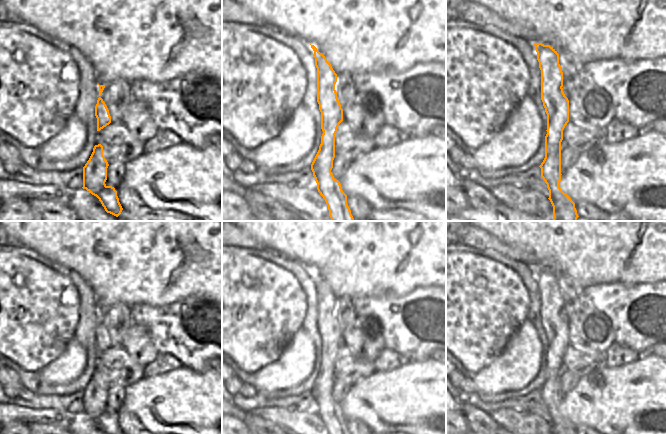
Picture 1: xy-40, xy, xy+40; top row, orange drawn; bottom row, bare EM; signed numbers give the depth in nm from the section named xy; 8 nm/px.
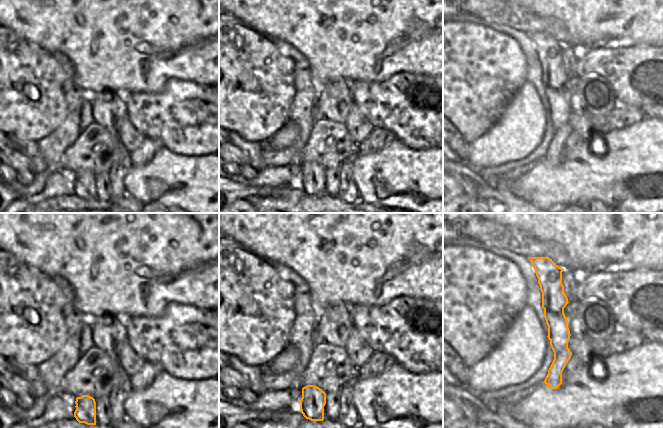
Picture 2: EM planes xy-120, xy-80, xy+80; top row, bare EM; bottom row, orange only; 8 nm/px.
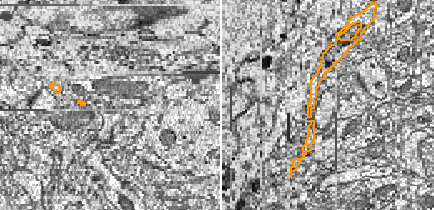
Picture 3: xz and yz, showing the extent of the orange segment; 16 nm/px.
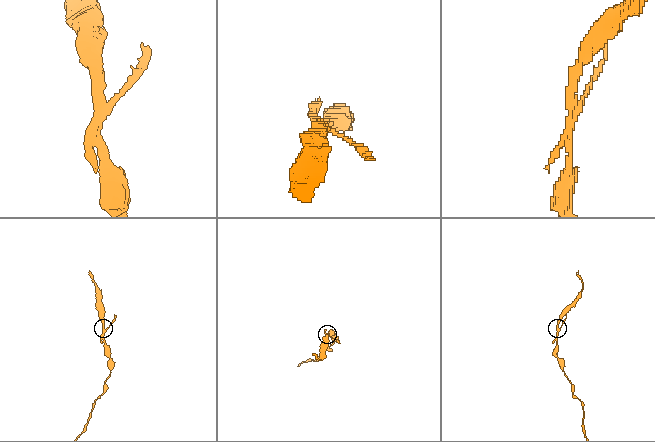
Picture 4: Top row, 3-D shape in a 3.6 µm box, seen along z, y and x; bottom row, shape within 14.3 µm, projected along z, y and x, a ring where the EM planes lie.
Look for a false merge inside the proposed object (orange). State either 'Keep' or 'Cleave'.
Cleave.

